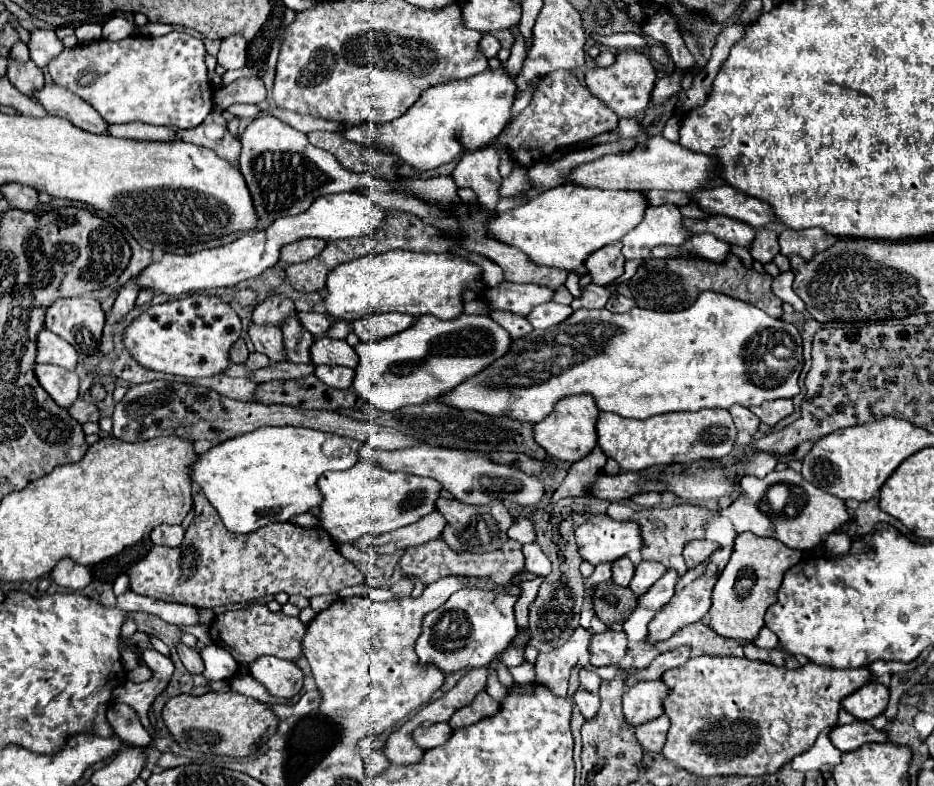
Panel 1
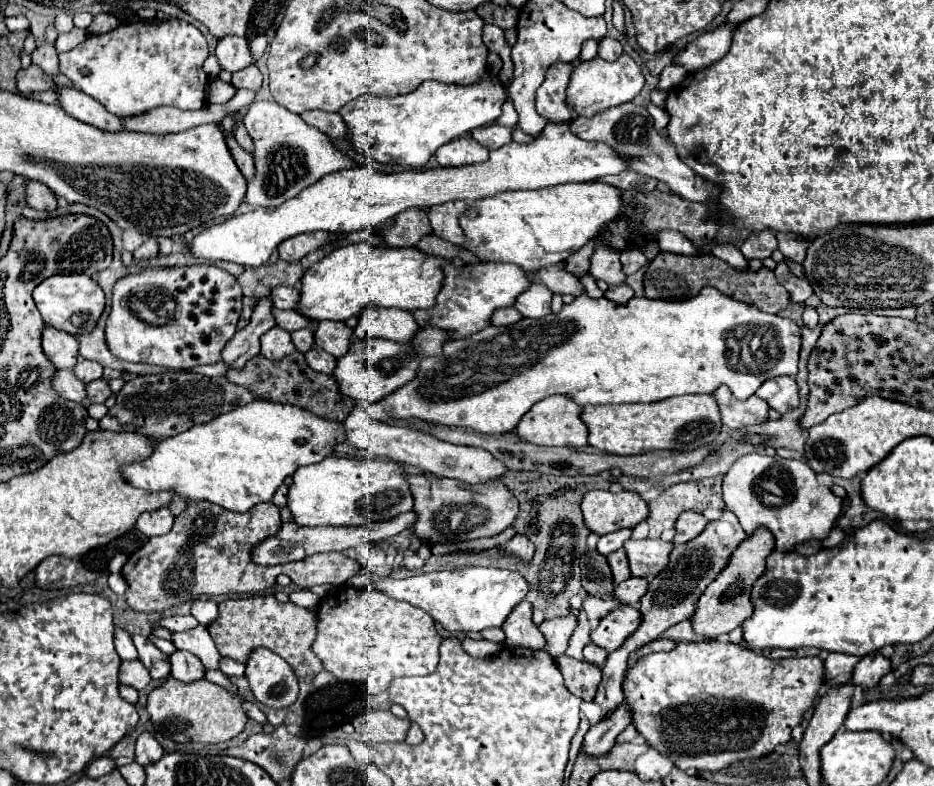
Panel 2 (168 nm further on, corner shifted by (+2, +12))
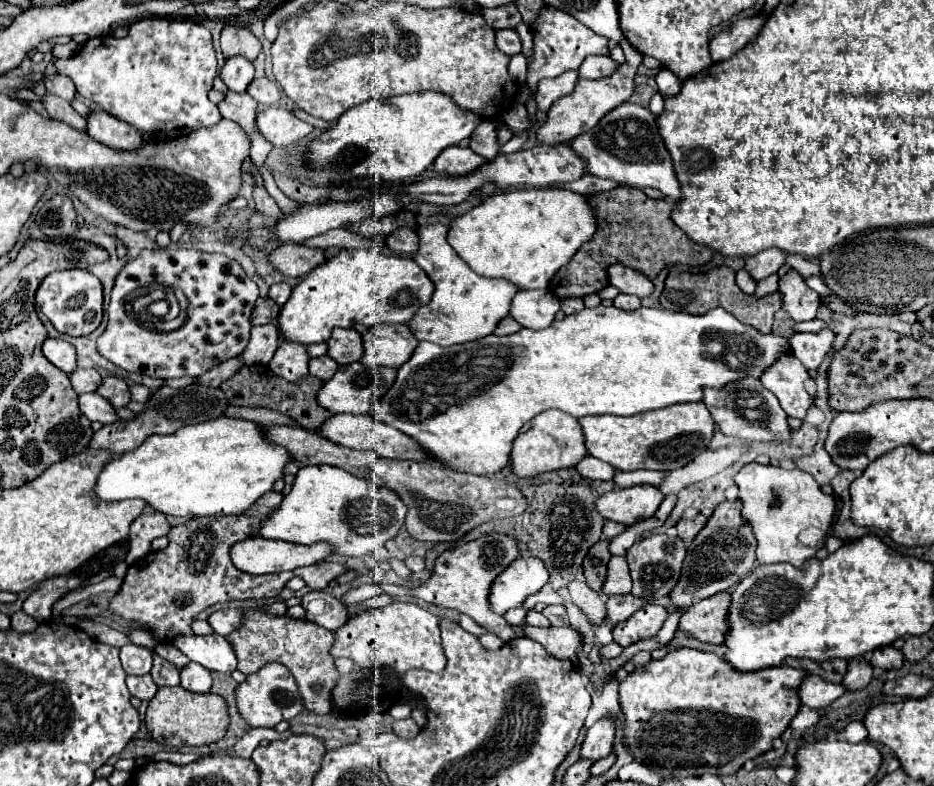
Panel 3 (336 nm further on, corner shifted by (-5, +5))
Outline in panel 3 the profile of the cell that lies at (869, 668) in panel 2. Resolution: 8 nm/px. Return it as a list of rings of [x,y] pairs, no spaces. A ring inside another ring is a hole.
[[[886,645],[886,647],[878,647],[872,651],[872,659],[870,663],[874,667],[880,667],[884,671],[890,671],[890,669],[900,669],[902,663],[904,663],[904,655],[900,649],[892,647],[892,645]]]

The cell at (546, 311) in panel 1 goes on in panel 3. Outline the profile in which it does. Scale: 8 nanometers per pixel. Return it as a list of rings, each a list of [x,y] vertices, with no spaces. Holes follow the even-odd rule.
[[[548,289],[518,291],[510,305],[510,315],[528,329],[546,329],[556,311],[560,309],[560,299],[556,299]]]

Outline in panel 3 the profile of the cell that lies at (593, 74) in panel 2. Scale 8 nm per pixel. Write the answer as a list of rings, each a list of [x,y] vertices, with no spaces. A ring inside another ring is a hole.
[[[630,45],[624,47],[624,53],[626,53],[626,63],[620,65],[618,73],[614,73],[610,77],[604,77],[604,79],[598,79],[598,81],[578,79],[578,83],[576,83],[576,87],[574,87],[574,91],[570,95],[560,97],[558,101],[552,103],[550,111],[546,113],[546,121],[540,127],[536,127],[538,143],[544,143],[544,145],[570,143],[580,133],[592,129],[616,105],[628,101],[628,97],[634,93],[634,75],[636,75],[636,69],[640,65],[642,55],[636,49],[632,49]]]

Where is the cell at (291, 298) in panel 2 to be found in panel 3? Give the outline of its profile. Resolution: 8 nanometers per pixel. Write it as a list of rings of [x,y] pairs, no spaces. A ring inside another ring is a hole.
[[[278,283],[278,285],[272,285],[272,287],[270,287],[268,297],[270,297],[270,299],[274,299],[274,301],[282,307],[282,305],[288,301],[290,293],[292,293],[292,287],[290,287],[288,283]]]

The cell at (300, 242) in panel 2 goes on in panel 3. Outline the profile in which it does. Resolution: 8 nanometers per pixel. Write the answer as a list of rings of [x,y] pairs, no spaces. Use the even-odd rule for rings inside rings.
[[[284,243],[268,253],[268,263],[286,277],[304,277],[324,261],[324,251]]]

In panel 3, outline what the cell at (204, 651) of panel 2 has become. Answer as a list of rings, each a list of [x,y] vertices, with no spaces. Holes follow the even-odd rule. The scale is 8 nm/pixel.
[[[218,633],[206,637],[176,637],[174,647],[188,655],[190,661],[196,661],[210,671],[232,673],[236,669],[236,655],[232,645]]]

